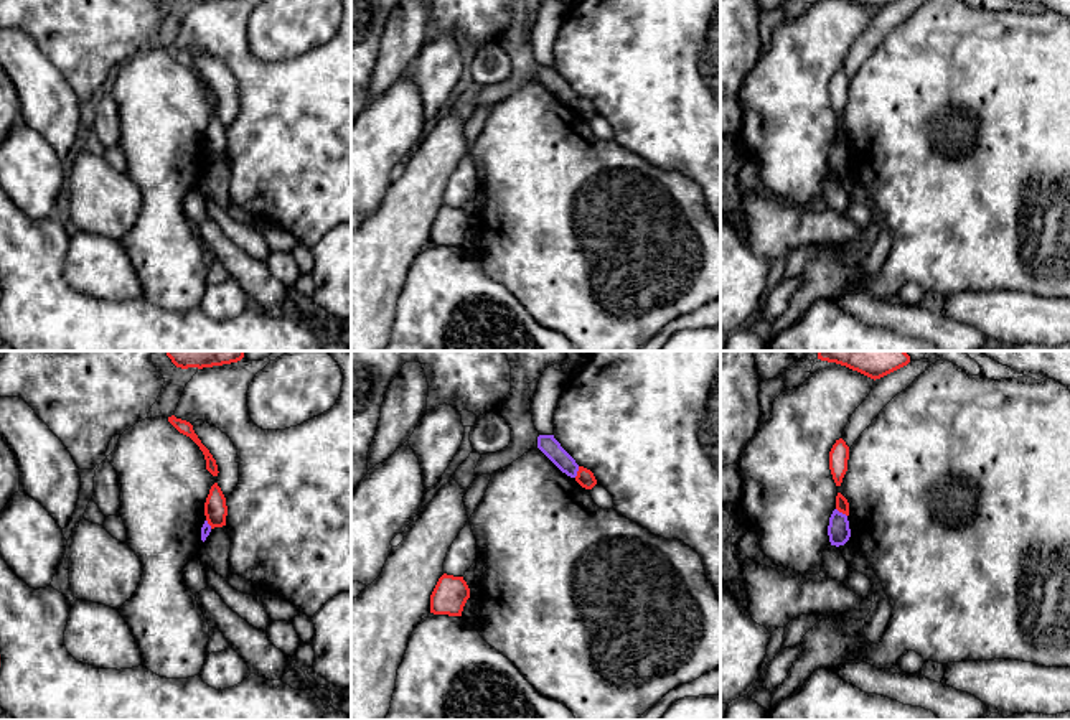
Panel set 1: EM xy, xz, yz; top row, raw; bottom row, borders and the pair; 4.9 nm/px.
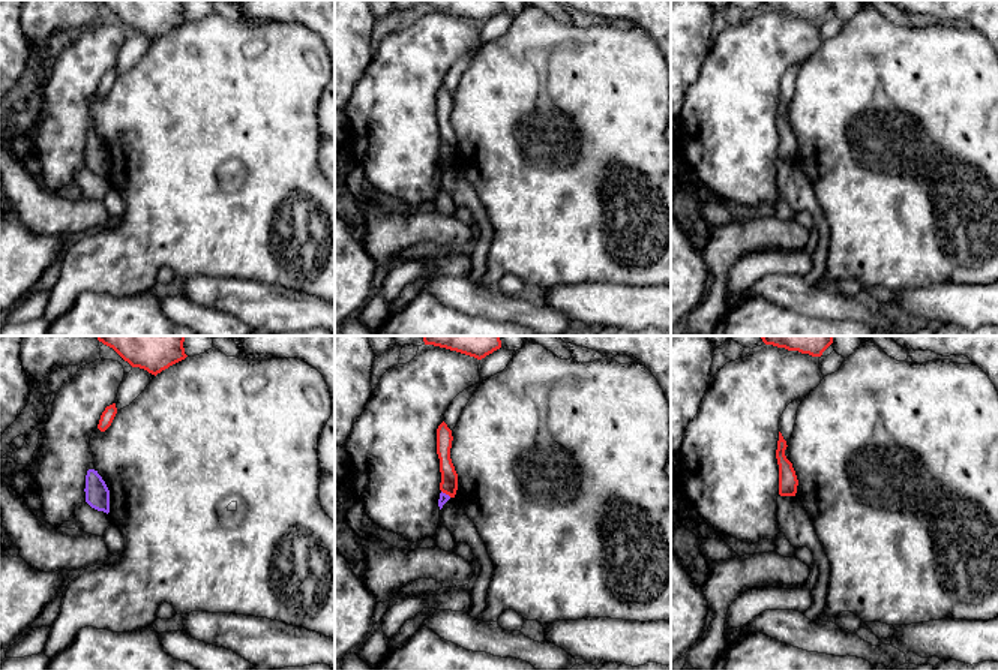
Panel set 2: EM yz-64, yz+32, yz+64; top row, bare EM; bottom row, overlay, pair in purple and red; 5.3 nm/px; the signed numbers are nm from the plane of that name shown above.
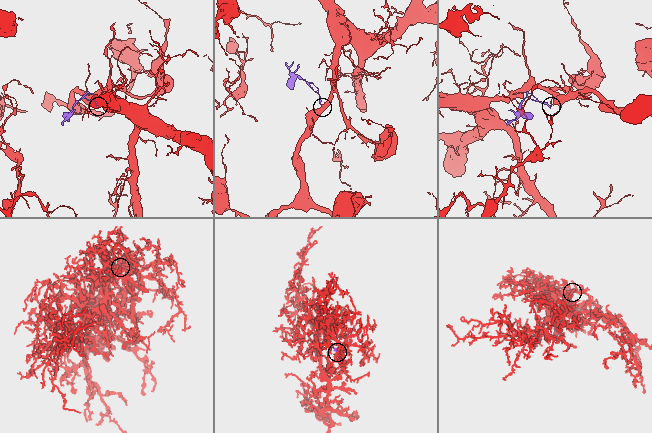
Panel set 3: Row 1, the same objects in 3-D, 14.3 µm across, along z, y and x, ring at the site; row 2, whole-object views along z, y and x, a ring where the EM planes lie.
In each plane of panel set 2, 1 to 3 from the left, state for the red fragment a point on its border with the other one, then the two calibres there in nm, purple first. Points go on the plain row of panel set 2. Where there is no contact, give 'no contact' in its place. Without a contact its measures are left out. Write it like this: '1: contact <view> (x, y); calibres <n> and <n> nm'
1: no contact
2: contact yz+32 (444, 158); calibres 50 and 100 nm
3: no contact

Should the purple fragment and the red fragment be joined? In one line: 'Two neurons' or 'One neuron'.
Two neurons

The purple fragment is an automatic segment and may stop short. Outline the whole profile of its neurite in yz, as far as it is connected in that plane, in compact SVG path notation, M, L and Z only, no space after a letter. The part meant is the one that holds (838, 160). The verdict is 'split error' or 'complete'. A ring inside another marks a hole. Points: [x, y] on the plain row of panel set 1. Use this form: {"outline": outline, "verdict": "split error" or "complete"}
{"outline": "M834 140L829 148L828 166L831 176L836 178L844 176L851 168L847 147L839 143L838 140Z", "verdict": "complete"}

